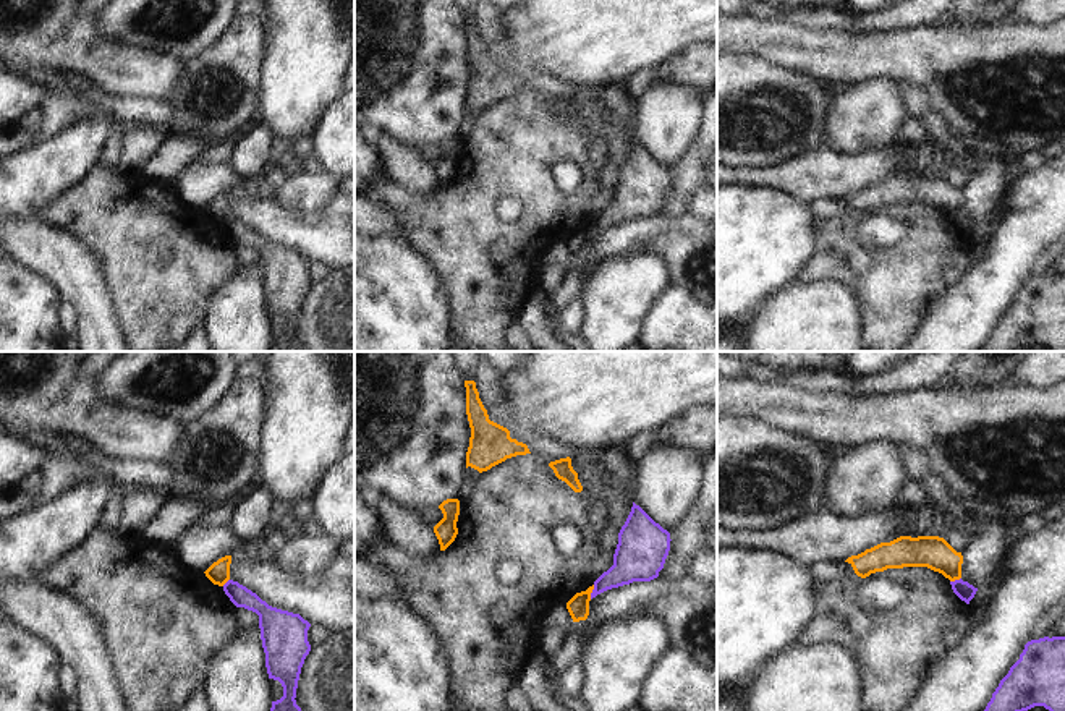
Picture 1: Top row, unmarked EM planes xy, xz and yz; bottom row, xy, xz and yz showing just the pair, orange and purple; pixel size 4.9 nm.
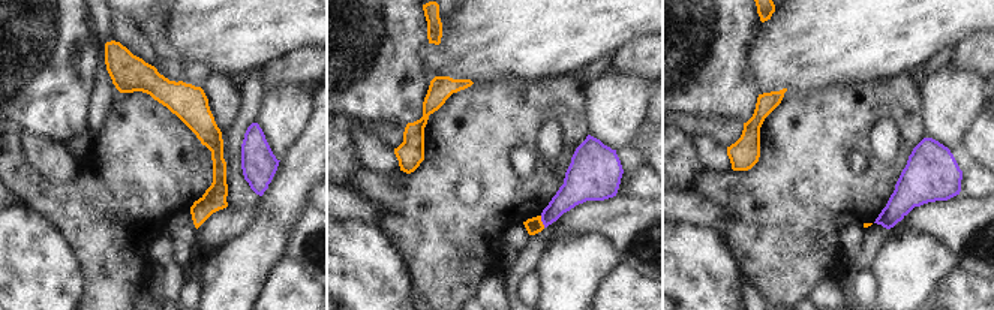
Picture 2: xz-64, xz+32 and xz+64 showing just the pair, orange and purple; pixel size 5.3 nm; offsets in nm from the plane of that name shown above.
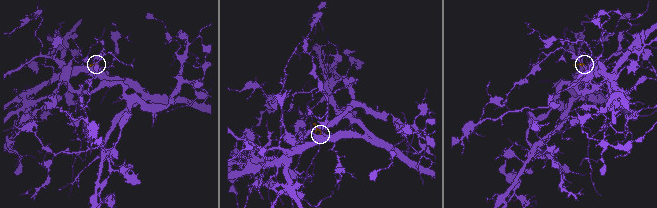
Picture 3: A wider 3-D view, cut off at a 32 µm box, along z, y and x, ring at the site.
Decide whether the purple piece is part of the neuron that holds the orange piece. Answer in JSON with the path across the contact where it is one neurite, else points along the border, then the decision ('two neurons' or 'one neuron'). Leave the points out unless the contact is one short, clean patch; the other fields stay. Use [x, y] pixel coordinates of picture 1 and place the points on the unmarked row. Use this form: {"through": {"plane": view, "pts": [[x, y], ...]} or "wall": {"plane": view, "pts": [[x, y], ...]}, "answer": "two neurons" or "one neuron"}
{"wall": {"plane": "xz", "pts": [[594, 222], [589, 235]]}, "answer": "two neurons"}

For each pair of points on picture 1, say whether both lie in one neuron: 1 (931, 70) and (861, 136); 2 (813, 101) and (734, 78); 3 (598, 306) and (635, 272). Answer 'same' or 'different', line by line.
1: different
2: same
3: same

